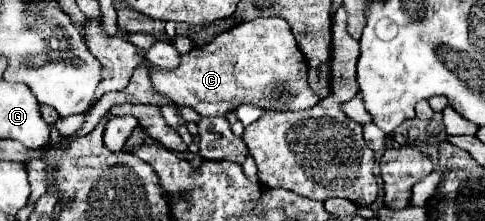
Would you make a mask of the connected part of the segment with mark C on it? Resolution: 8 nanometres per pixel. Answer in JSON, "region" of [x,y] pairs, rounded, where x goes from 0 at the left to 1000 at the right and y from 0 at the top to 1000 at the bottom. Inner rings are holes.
{"region":[[[530,81],[497,100],[452,154],[439,190],[398,217],[373,253],[361,326],[311,308],[311,371],[324,416],[365,480],[390,480],[406,516],[439,534],[489,498],[497,471],[526,471],[542,498],[633,498],[662,443],[637,389],[637,308],[612,217],[604,145],[584,81]]]}

